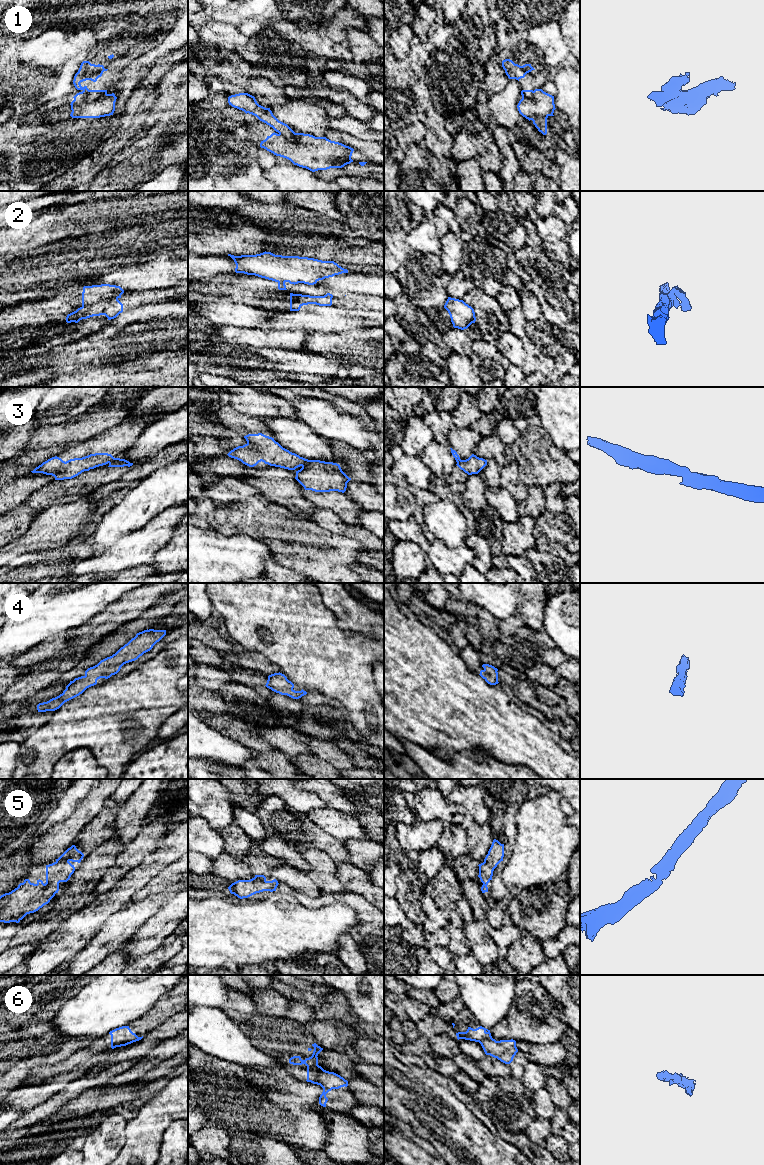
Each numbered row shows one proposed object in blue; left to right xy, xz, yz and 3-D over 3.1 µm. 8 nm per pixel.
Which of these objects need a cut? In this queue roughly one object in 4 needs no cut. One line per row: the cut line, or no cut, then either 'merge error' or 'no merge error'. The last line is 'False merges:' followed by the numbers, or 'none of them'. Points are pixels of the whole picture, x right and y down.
1: xy (83, 90), (88, 101), (94, 101), (106, 93) | merge error
2: xy (117, 298), (99, 301), (82, 307) | merge error
3: xz (308, 460), (302, 466) | merge error
4: no cut | no merge error
5: no cut | no merge error
6: xz (325, 1070), (311, 1082) | merge error
False merges: 1, 2, 3, 6

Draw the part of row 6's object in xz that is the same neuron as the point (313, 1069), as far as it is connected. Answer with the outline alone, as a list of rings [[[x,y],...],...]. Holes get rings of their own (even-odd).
[[[316,1043],[312,1044],[314,1051],[311,1057],[302,1060],[300,1056],[293,1056],[289,1059],[289,1063],[293,1065],[302,1065],[307,1066],[307,1082],[313,1082],[317,1076],[324,1070],[321,1066],[318,1065],[318,1054],[323,1050]]]

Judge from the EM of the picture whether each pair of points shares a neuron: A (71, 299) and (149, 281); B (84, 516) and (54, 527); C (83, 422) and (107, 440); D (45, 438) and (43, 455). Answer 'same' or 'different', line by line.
A: same
B: same
C: different
D: different

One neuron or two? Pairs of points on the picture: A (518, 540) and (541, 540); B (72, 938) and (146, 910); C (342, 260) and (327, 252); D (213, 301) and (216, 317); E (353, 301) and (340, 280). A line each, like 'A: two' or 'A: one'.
A: two
B: two
C: two
D: one
E: two

